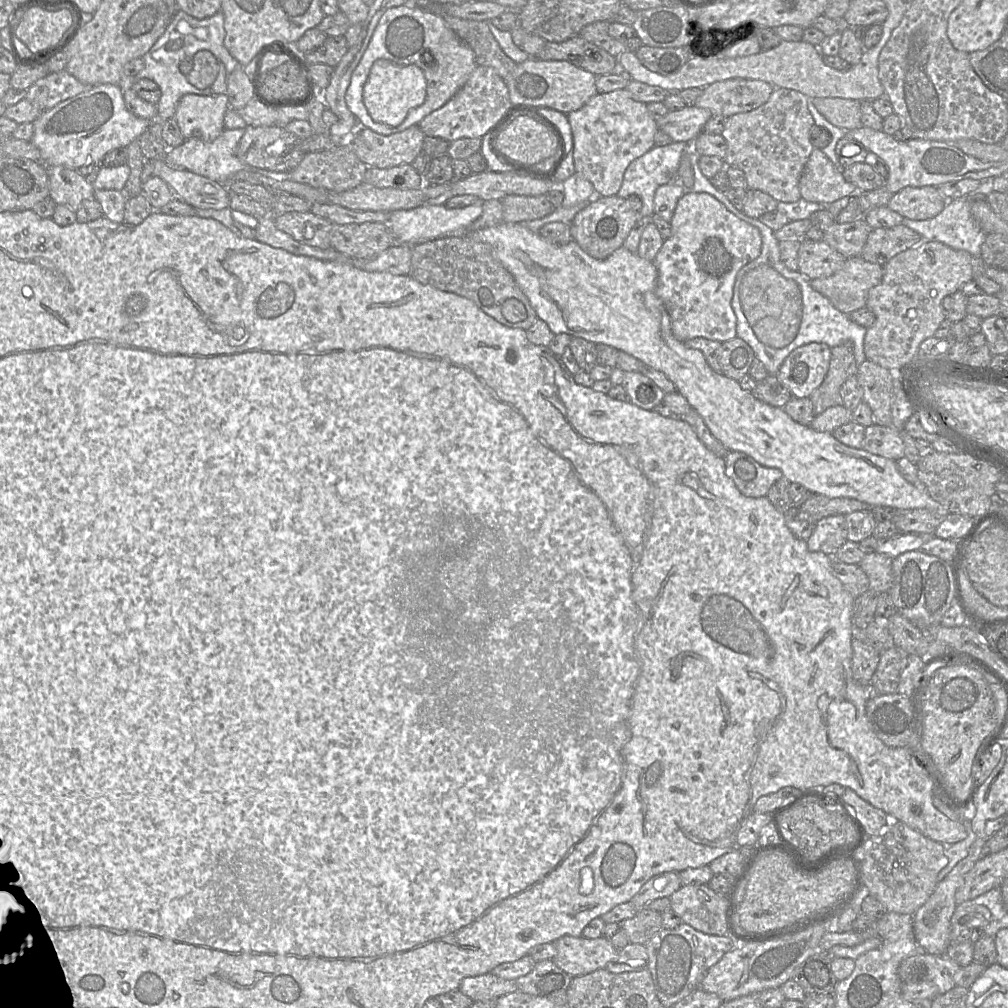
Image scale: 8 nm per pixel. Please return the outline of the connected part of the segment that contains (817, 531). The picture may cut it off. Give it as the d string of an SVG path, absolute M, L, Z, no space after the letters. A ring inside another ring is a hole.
M832 515L815 523L813 533L807 539L810 551L820 551L833 557L848 540L847 522L844 515Z

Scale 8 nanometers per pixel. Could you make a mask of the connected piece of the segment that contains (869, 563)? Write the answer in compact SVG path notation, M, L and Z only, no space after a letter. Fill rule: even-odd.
M882 553L866 554L858 564L869 579L869 591L887 592L893 586L892 562L894 558Z

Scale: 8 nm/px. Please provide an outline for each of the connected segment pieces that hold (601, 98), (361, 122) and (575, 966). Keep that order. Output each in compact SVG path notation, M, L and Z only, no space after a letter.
M626 88L596 94L582 108L568 113L567 118L573 136L575 172L589 181L602 197L617 195L628 166L655 146L654 136L658 131L656 120L650 115L647 105L634 100Z
M406 3L388 9L380 18L367 49L352 73L345 101L356 117L357 127L391 135L419 125L427 115L445 105L464 86L477 66L471 47L457 36L441 16L415 3Z
M564 936L553 943L556 946L556 955L552 960L572 977L584 976L605 968L619 952L610 939L604 936L598 938Z

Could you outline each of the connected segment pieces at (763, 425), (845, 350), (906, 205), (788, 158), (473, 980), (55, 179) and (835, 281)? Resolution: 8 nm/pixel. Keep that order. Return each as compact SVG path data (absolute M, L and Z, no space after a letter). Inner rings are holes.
M423 205L389 214L388 226L395 240L401 244L418 245L450 236L469 236L490 245L501 264L511 273L519 288L528 298L539 319L547 323L556 335L570 334L596 344L605 344L625 351L645 365L664 373L689 404L703 418L709 430L729 451L743 452L766 467L778 468L789 483L799 483L812 494L829 498L853 498L869 507L888 506L894 509L928 509L942 511L943 507L928 494L926 488L917 488L899 472L896 461L872 454L863 448L853 448L838 441L831 432L819 432L810 425L793 420L781 407L769 405L744 390L739 381L715 372L703 353L689 348L676 339L671 330L669 314L655 290L658 272L653 261L628 251L624 246L616 249L604 260L585 253L574 241L555 245L520 223L506 223L471 230L472 224L482 215L482 205L448 209L445 205Z
M851 343L831 349L828 372L821 385L809 396L816 416L829 407L843 405L842 387L850 376L856 375L857 367Z
M905 187L892 195L887 207L911 220L927 220L938 215L946 203L937 187Z
M775 88L770 98L760 107L727 119L721 135L727 142L724 157L726 167L742 170L748 189L763 191L778 202L800 200L799 182L814 149L810 131L815 125L804 94L786 88Z
M489 972L464 978L458 990L473 1001L495 1001L516 991L517 984L515 980L503 979Z
M64 166L47 167L49 196L56 204L70 207L76 212L81 202L94 197L94 187L77 170Z
M861 256L848 258L834 274L810 280L812 287L827 297L835 308L845 314L866 306L869 291L878 285L883 277L883 266L864 260Z

